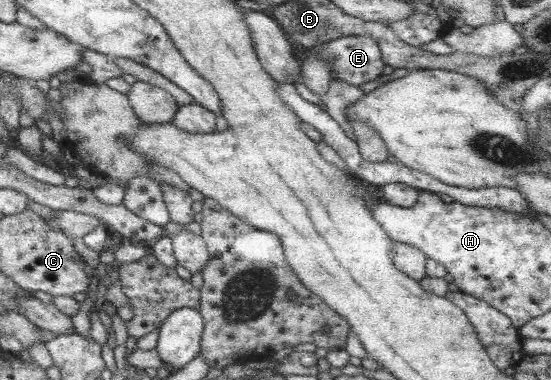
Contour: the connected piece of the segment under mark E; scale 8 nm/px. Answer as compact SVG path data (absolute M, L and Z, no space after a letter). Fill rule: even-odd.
M351 34L342 38L335 38L323 45L323 56L327 58L330 66L333 68L336 78L359 86L364 82L370 82L377 76L382 75L382 68L385 64L381 58L381 49L379 44L370 36Z

